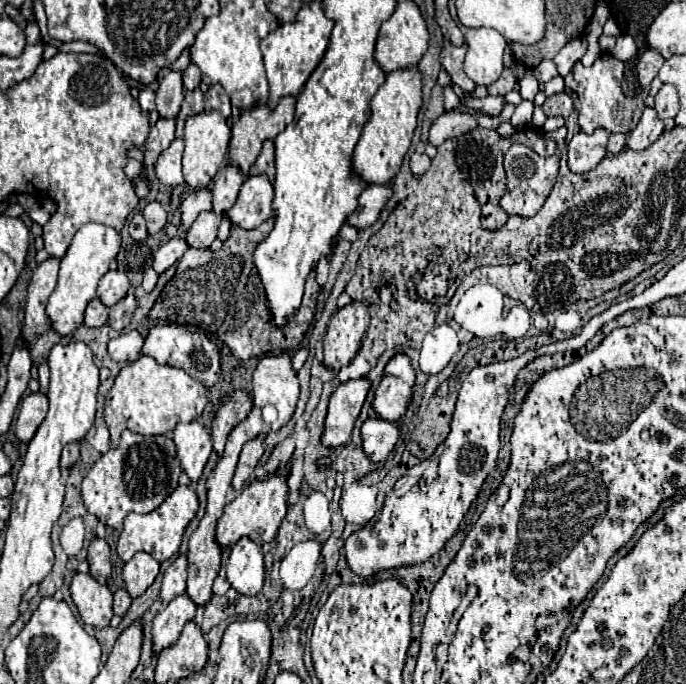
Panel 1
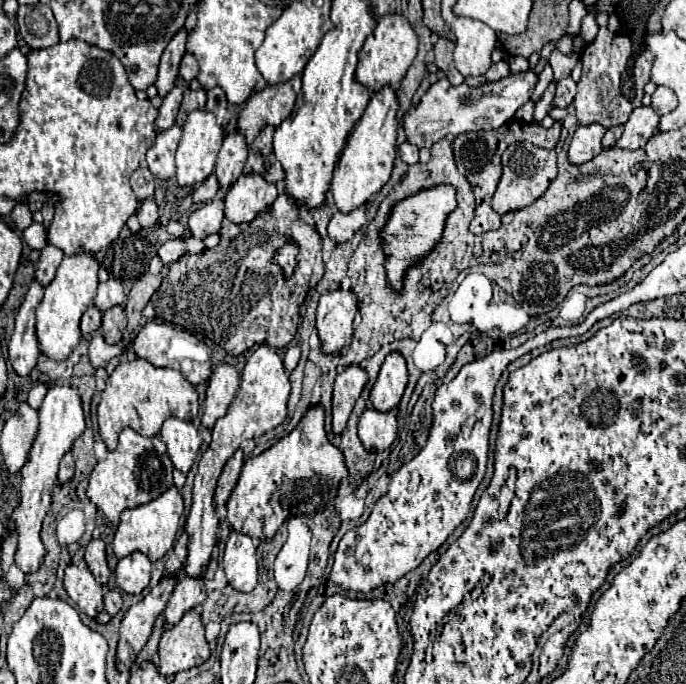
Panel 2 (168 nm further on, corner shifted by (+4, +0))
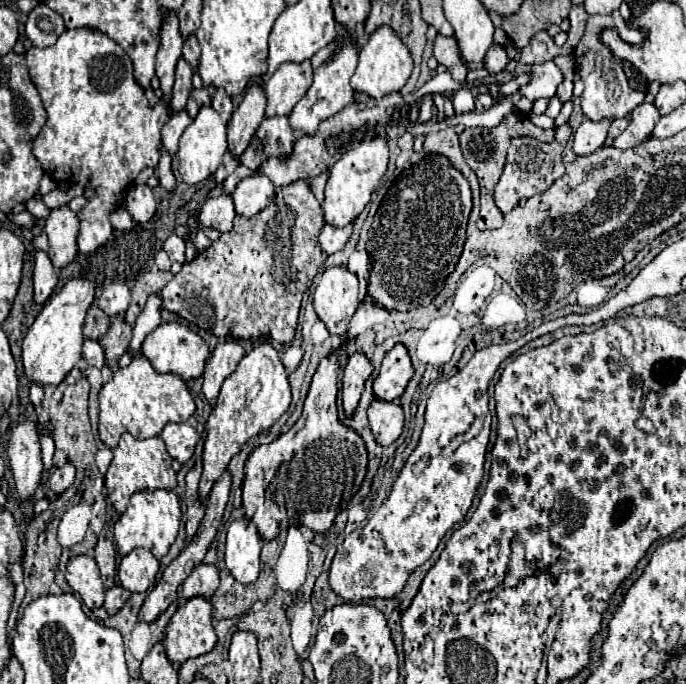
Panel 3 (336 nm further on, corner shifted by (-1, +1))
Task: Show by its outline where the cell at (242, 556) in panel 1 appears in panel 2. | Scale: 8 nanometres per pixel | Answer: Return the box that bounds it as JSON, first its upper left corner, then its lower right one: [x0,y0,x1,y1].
[223,533,257,593]

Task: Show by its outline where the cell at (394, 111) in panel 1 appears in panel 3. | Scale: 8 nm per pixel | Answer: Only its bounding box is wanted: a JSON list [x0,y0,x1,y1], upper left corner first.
[322,138,388,228]

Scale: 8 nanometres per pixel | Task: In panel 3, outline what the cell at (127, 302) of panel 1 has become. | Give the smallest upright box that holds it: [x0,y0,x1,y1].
[100,316,132,370]

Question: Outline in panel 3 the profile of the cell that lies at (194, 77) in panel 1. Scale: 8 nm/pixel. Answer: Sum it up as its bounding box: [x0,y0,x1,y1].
[182,34,200,68]

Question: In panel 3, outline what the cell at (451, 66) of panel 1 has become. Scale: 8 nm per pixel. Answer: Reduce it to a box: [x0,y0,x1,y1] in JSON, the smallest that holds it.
[434,34,470,82]

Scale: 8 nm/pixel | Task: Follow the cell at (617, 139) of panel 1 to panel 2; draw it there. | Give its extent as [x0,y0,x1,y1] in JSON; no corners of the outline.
[603,125,623,149]

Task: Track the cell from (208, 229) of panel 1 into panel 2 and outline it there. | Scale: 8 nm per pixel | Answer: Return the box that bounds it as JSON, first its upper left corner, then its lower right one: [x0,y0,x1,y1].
[189,199,223,239]

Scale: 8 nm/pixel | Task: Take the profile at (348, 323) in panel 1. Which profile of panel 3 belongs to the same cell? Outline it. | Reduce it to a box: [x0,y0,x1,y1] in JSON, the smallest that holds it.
[314,266,358,336]

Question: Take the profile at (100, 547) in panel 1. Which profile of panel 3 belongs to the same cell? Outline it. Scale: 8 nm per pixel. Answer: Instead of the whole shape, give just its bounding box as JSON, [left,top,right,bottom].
[94,538,116,588]

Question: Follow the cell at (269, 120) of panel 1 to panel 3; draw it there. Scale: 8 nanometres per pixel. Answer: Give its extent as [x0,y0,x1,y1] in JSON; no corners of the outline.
[266,60,312,116]

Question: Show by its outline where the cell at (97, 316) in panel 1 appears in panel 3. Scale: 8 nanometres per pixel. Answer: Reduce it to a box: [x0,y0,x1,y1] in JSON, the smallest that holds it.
[84,306,110,340]

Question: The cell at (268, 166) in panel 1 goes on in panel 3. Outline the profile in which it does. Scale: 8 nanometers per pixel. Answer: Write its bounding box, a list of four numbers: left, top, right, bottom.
[240,116,294,170]

